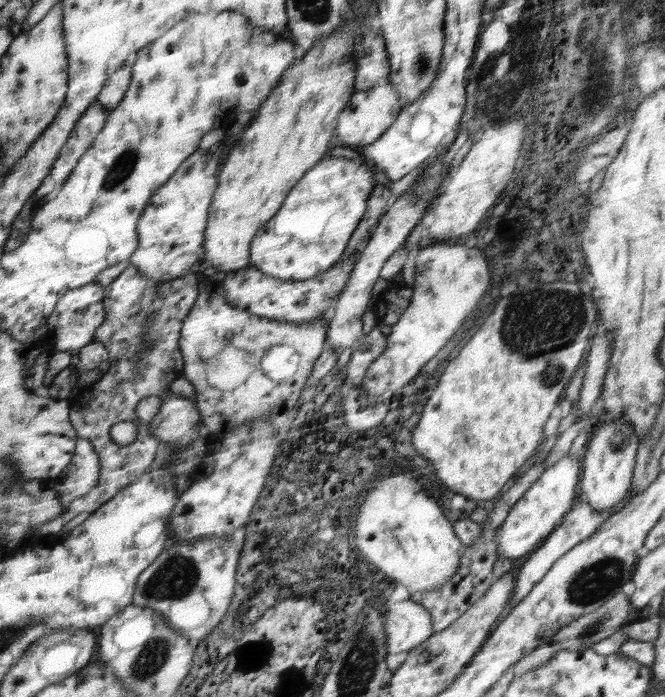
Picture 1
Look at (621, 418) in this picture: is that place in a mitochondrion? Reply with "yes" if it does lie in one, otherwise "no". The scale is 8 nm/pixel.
no

